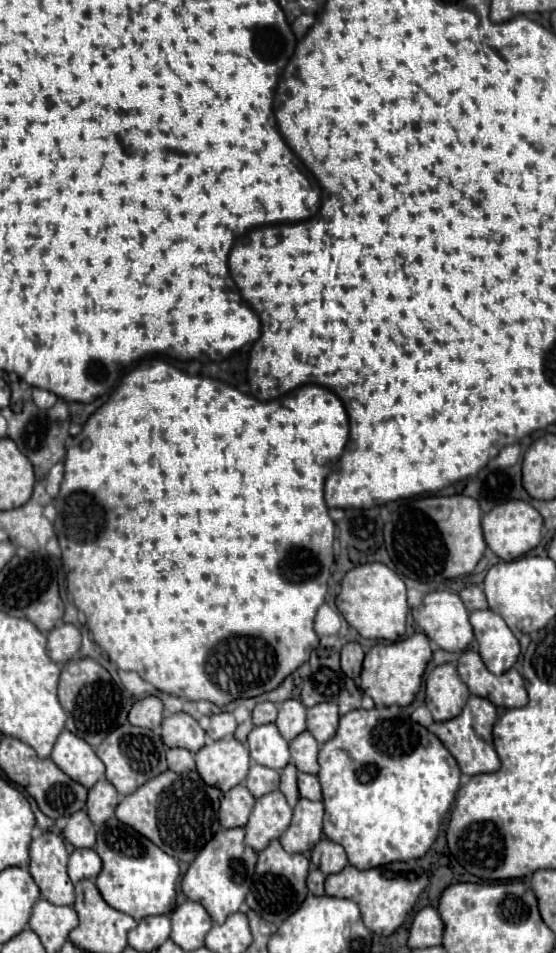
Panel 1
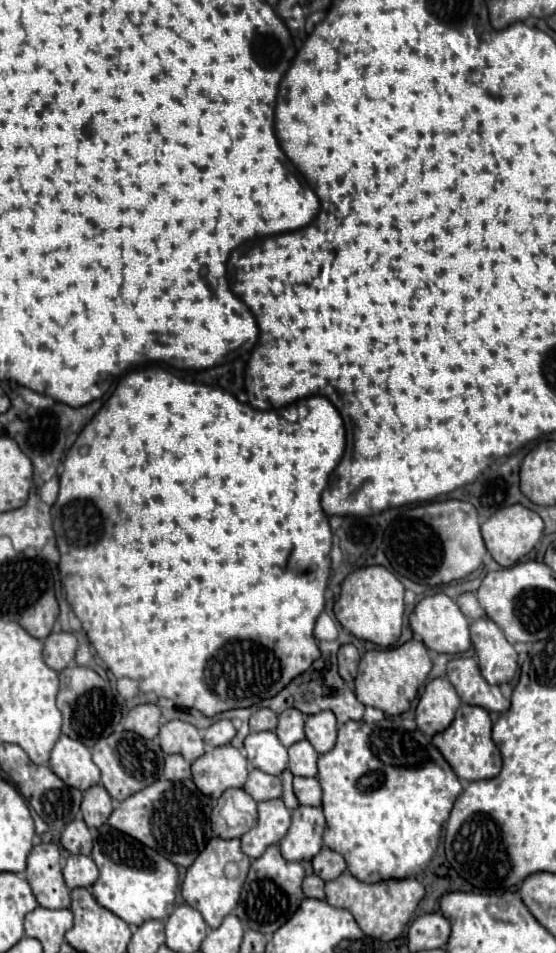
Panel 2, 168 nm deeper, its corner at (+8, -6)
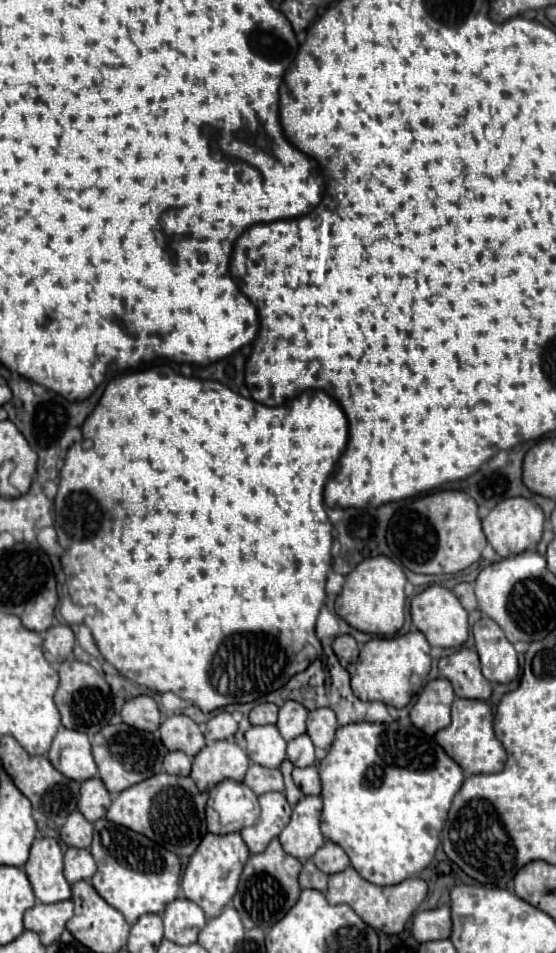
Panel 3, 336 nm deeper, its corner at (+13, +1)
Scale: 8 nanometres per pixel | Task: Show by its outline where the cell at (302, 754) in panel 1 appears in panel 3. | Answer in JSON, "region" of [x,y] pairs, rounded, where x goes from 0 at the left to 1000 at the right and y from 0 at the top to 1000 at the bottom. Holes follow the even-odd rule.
{"region":[[[541,770],[538,774],[516,779],[516,795],[527,800],[527,804],[549,806],[567,802],[567,783],[552,770]]]}

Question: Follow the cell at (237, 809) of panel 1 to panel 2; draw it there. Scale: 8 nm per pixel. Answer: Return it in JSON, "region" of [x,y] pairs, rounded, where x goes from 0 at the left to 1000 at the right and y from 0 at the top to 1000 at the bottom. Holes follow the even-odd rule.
{"region":[[[410,828],[383,848],[378,863],[385,877],[432,879],[460,866],[460,841],[435,828]]]}

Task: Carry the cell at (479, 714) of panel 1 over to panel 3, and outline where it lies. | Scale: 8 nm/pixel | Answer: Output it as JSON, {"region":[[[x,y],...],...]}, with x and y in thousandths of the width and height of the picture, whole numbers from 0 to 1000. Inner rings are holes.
{"region":[[[822,732],[811,743],[811,760],[782,770],[782,776],[797,787],[840,810],[840,812],[879,812],[901,810],[912,797],[905,781],[887,768],[887,749],[869,735]]]}

